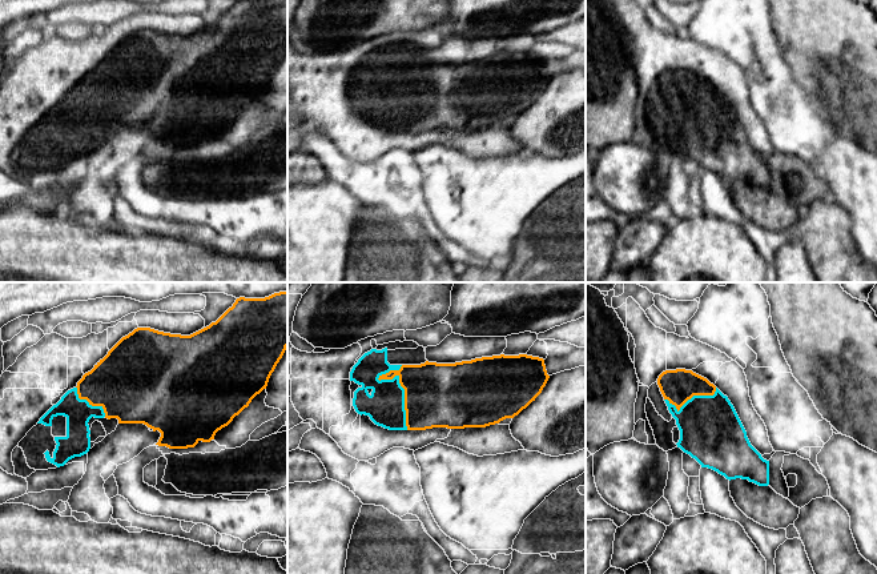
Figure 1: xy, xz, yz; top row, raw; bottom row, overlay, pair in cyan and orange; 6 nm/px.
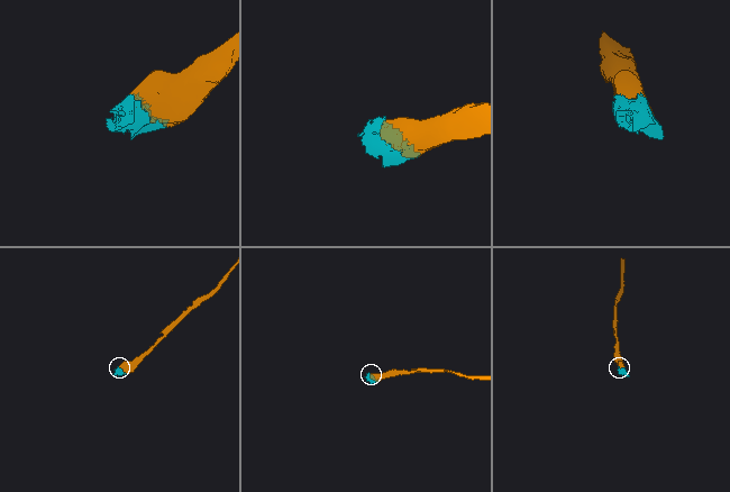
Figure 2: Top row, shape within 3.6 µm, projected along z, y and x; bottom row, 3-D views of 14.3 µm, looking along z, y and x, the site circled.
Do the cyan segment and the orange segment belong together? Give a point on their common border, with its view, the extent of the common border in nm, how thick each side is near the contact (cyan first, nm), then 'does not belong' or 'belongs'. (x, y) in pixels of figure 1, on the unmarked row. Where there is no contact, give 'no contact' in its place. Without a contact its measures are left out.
contact xz (398, 84); length 400 nm; calibres 220 and 380 nm; belongs

